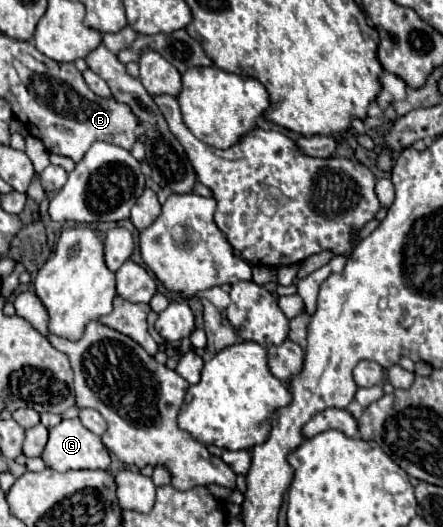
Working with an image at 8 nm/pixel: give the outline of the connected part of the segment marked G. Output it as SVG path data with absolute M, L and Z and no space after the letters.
M62 419L60 425L50 429L42 461L54 471L110 469L108 449L98 435L80 423L80 419Z

